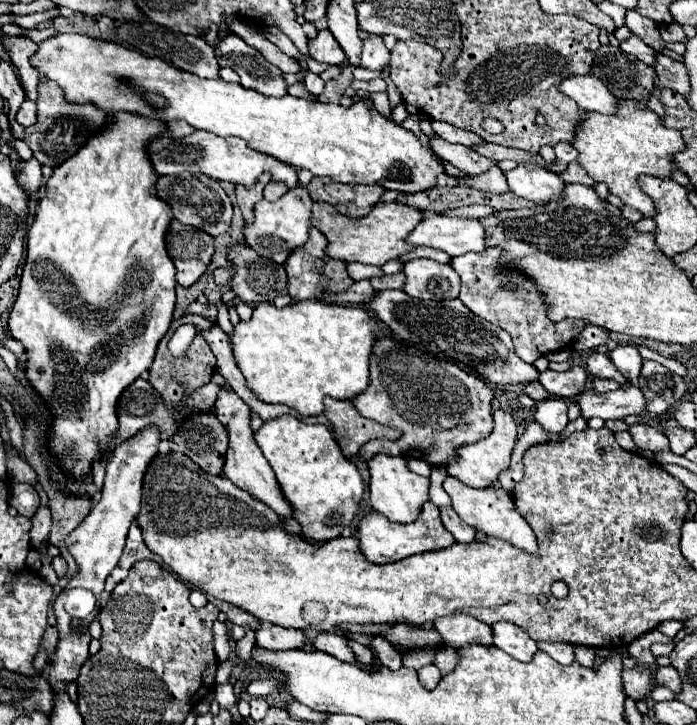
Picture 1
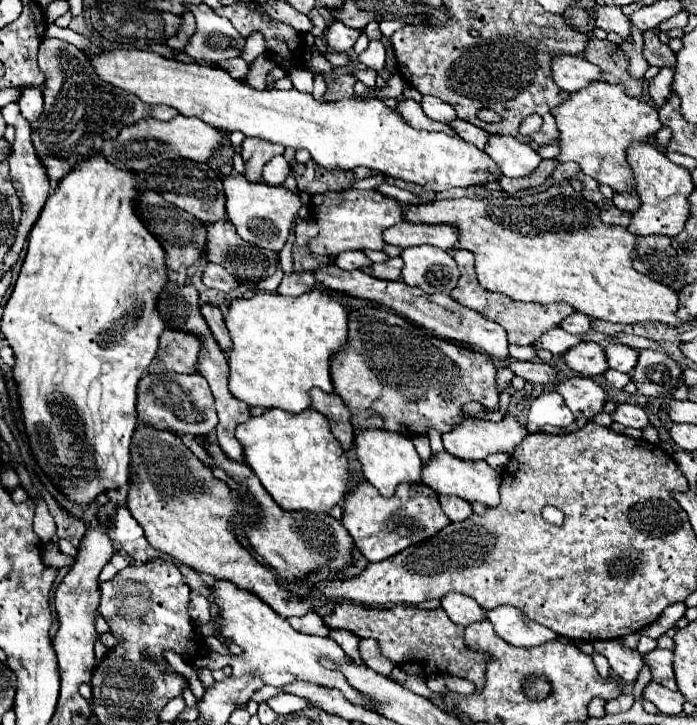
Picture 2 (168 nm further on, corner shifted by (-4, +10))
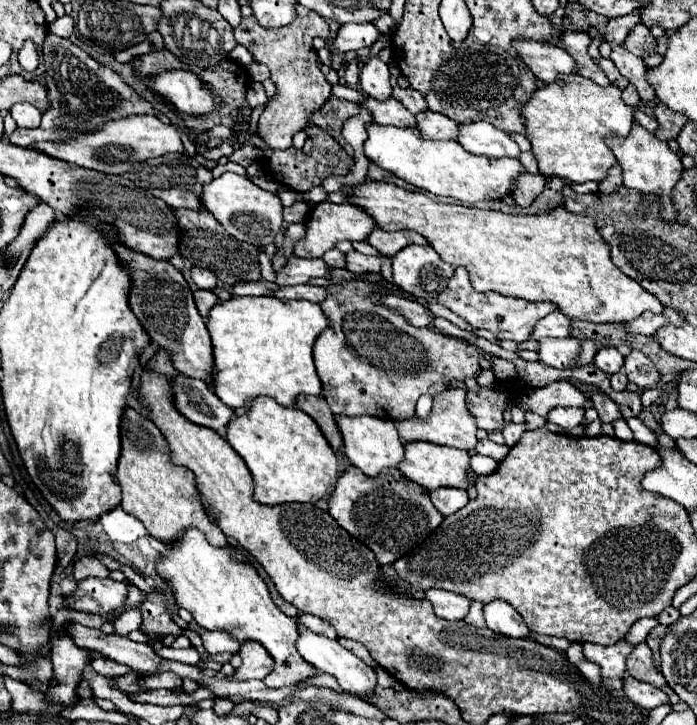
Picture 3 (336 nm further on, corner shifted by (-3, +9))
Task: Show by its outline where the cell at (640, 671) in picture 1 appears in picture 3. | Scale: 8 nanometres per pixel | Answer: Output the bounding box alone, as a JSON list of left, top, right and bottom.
[583,641,633,689]

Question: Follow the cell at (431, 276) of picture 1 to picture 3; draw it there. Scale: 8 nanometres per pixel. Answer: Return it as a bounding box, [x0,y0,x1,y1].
[393,245,453,299]

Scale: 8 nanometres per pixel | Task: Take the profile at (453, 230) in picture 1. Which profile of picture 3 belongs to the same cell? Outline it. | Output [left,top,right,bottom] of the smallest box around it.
[367,227,427,257]

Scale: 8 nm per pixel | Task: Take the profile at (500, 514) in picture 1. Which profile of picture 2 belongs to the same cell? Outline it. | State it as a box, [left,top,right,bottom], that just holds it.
[422,452,502,508]

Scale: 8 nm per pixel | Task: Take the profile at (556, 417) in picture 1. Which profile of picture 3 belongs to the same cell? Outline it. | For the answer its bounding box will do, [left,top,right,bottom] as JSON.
[549,407,583,429]

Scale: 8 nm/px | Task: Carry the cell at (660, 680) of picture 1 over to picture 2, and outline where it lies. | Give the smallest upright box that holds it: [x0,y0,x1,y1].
[644,650,678,690]

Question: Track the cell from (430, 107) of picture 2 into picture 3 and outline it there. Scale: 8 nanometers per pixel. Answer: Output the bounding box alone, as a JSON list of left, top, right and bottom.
[393,87,427,113]

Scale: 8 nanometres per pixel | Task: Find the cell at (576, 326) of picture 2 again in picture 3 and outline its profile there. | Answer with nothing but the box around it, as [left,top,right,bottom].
[529,311,569,339]

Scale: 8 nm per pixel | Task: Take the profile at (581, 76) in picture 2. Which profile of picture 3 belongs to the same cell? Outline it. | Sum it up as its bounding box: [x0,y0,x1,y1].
[513,39,575,83]

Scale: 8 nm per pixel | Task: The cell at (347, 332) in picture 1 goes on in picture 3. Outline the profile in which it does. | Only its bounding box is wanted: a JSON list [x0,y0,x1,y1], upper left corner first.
[205,297,329,407]

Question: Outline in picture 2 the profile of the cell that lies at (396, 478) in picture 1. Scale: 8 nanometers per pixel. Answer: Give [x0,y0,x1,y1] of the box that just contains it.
[356,430,422,498]

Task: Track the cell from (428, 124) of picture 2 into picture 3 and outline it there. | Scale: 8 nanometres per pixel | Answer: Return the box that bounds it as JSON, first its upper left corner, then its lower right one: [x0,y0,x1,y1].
[361,99,415,127]

